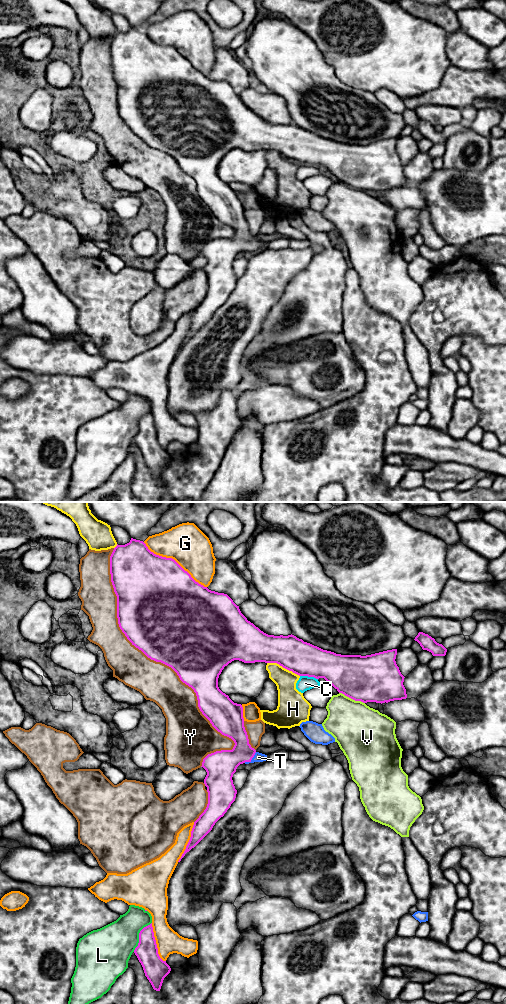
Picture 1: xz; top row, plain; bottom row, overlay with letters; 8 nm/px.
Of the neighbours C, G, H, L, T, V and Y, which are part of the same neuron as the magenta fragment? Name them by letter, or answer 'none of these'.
T

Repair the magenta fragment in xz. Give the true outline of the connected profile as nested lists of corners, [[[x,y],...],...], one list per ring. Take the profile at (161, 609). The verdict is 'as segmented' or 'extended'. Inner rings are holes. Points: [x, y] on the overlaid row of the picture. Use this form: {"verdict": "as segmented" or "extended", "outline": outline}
{"verdict": "extended", "outline": [[[131,538],[125,545],[118,545],[110,556],[110,574],[114,592],[117,596],[118,624],[127,639],[148,658],[171,667],[180,680],[191,687],[196,693],[198,707],[212,726],[222,735],[231,738],[235,745],[232,750],[221,750],[208,754],[202,762],[207,775],[204,784],[208,792],[208,804],[204,812],[194,822],[190,840],[181,859],[194,848],[213,828],[215,823],[224,816],[235,801],[237,790],[233,784],[233,774],[240,764],[263,762],[267,755],[257,752],[249,744],[244,727],[243,707],[234,703],[228,695],[218,687],[218,678],[225,666],[234,660],[244,663],[277,663],[283,668],[299,676],[324,678],[339,693],[363,703],[388,703],[407,698],[403,685],[404,676],[396,664],[397,649],[387,650],[371,655],[341,655],[323,650],[294,635],[268,635],[256,627],[241,613],[239,606],[224,593],[209,590],[196,582],[174,559],[166,558],[151,552],[143,541]]]}

